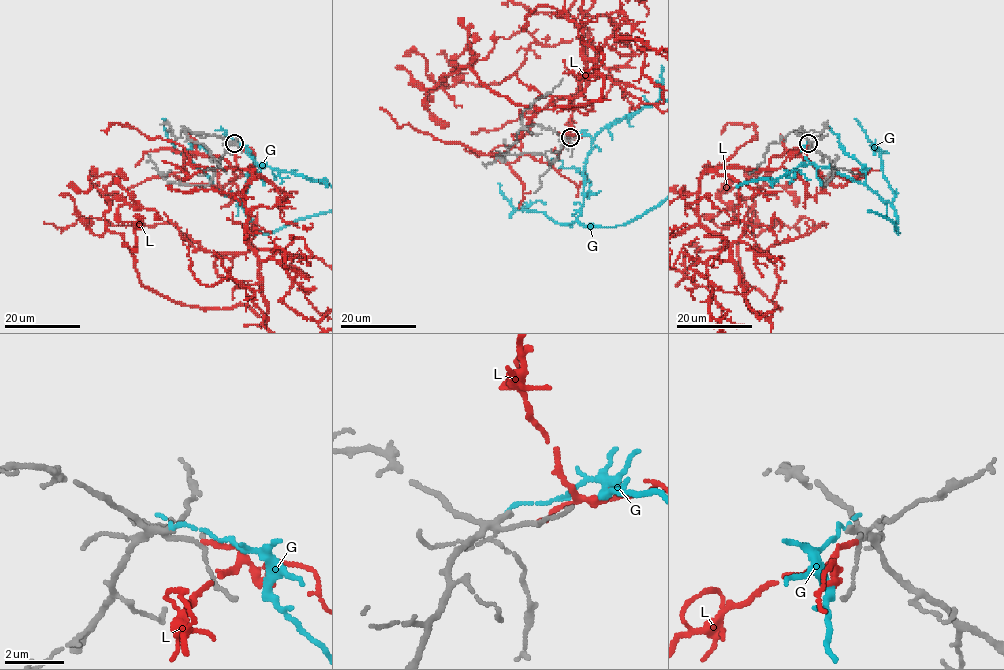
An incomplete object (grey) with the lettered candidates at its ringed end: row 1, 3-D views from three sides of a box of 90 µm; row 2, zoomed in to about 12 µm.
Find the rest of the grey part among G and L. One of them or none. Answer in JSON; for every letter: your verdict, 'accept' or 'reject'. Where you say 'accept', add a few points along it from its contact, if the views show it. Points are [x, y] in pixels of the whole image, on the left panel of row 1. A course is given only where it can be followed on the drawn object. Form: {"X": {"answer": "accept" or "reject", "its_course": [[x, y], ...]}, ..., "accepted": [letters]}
{"G": {"answer": "reject"}, "L": {"answer": "reject"}, "accepted": []}

